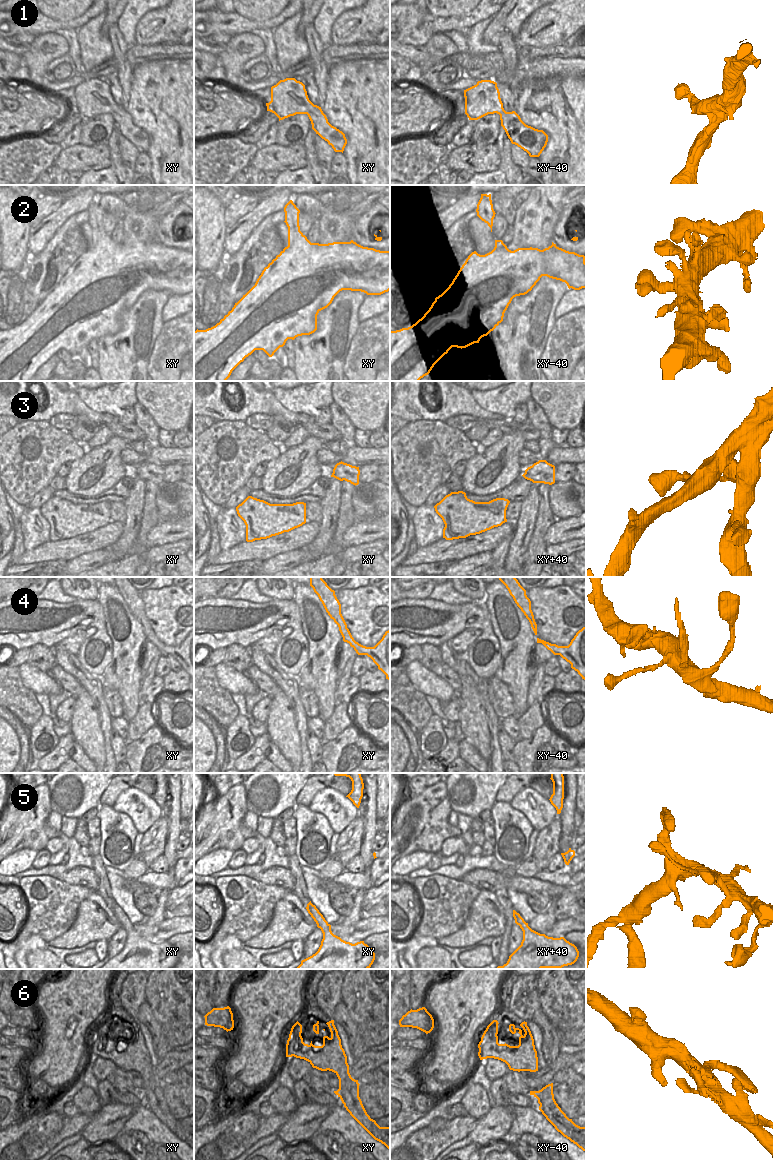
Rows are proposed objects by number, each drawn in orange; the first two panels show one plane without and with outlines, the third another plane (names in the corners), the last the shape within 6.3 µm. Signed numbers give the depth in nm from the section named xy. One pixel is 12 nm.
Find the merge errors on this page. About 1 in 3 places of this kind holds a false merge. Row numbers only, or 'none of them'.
4

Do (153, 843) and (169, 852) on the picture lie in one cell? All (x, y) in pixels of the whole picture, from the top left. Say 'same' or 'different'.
different

